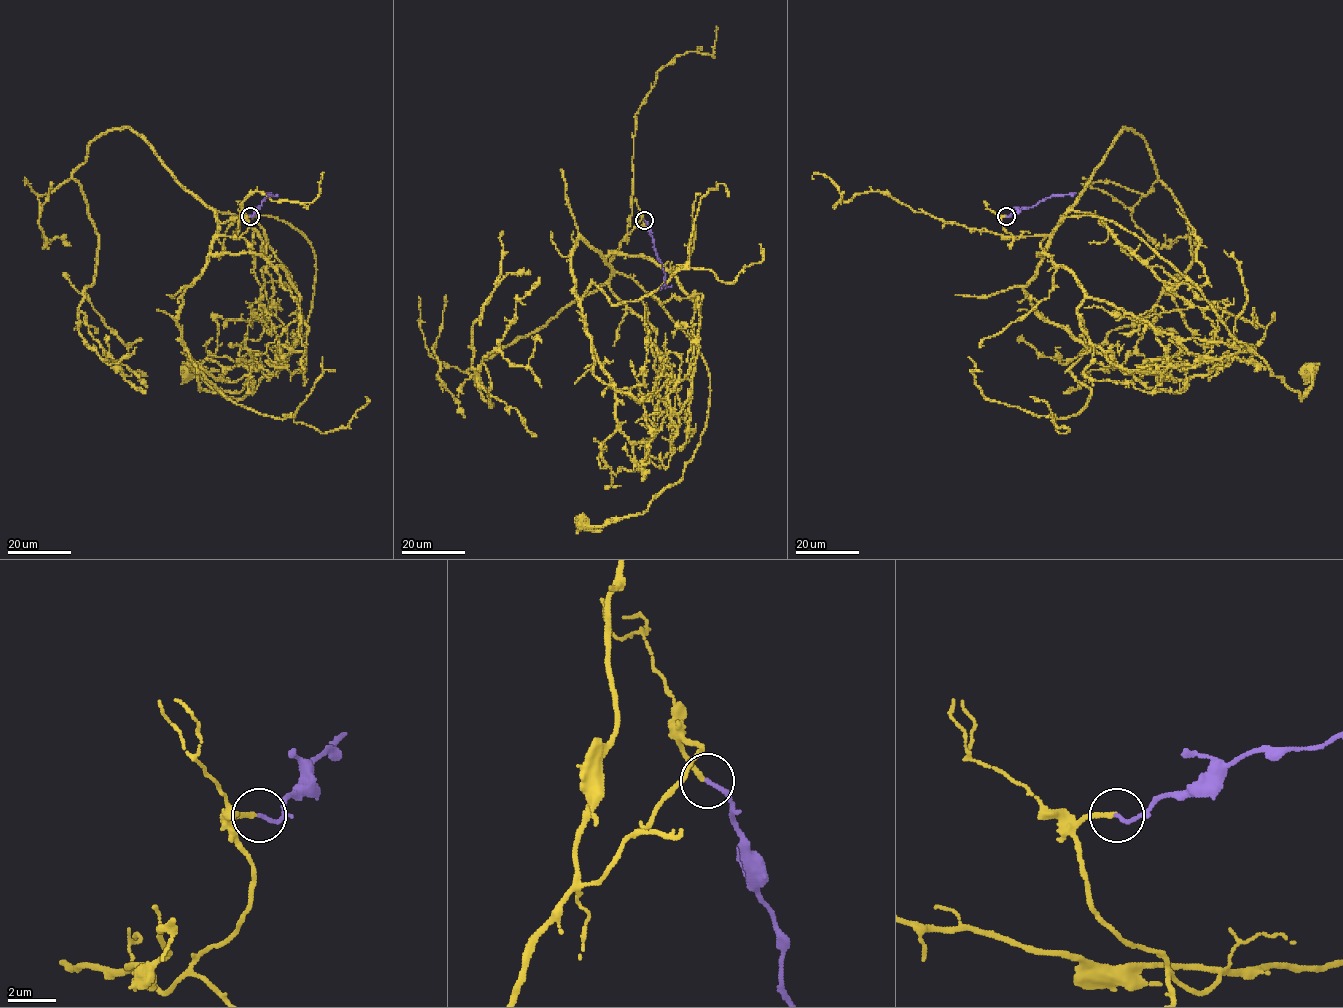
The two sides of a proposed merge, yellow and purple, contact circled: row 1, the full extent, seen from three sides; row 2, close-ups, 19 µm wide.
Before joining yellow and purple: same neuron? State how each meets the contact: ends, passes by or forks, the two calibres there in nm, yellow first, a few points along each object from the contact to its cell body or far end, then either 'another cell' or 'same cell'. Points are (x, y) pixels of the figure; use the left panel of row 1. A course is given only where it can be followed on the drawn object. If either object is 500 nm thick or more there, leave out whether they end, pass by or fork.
yellow ends | purple ends | 170/160 nm | yellow via (250, 215), (237, 239), (217, 235), (219, 223), (267, 215), (312, 247), (306, 333), (240, 398), (188, 371) | purple via (250, 215), (268, 195), (278, 195) | same cell

